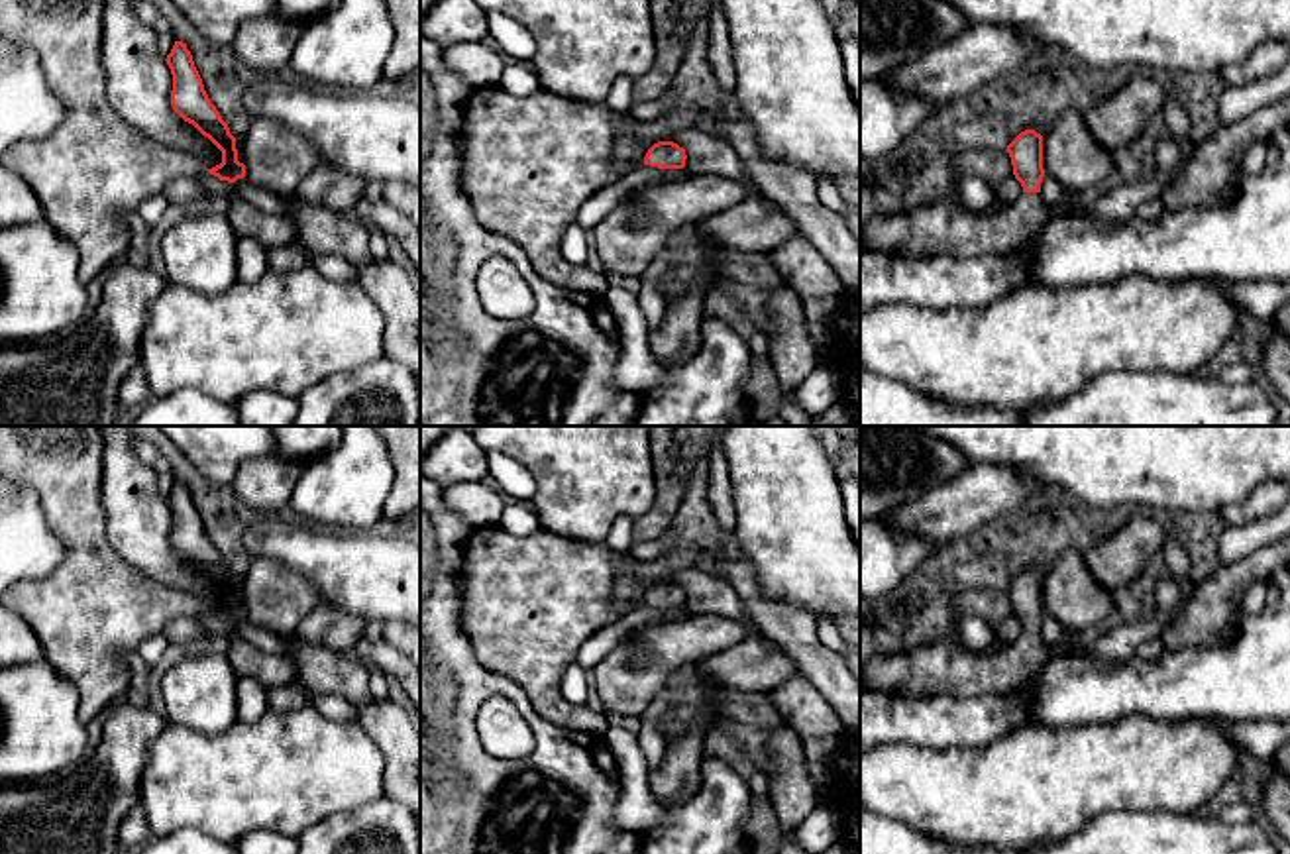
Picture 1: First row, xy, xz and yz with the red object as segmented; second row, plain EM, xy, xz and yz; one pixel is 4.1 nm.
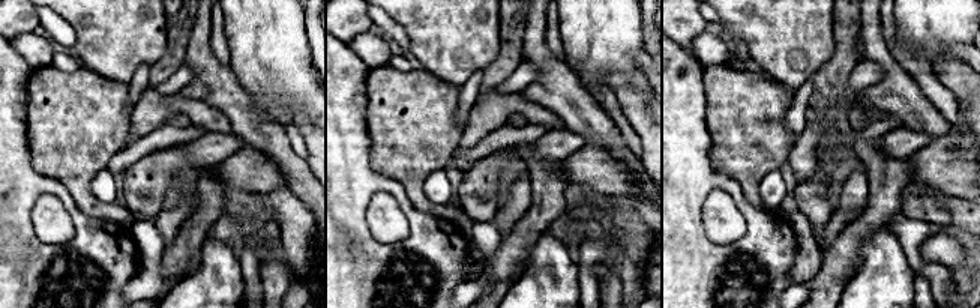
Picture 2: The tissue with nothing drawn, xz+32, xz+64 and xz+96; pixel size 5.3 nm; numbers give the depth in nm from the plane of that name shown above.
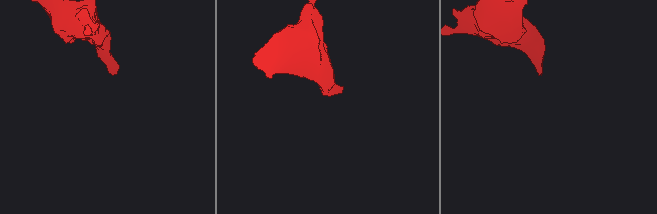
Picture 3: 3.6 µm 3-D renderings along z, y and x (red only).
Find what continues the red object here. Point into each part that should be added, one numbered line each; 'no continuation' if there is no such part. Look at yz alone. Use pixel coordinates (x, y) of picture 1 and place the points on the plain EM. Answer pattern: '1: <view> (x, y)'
1: yz (937, 668)

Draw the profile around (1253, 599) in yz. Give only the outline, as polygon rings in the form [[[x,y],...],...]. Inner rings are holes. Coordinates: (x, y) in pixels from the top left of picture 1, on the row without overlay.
[[[1255,581],[1243,593],[1241,614],[1257,614],[1266,603],[1266,581]]]

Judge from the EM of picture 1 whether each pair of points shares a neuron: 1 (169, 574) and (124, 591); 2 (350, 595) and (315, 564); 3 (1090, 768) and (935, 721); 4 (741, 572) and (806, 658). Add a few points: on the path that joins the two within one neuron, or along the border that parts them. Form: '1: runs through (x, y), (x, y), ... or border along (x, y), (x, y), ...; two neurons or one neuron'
1: border along (116, 552), (146, 576), (197, 597); two neurons
2: runs through (342, 587), (322, 568); one neuron
3: border along (1025, 723), (994, 741), (955, 745), (951, 748); two neurons
4: runs through (751, 593), (792, 637); one neuron

